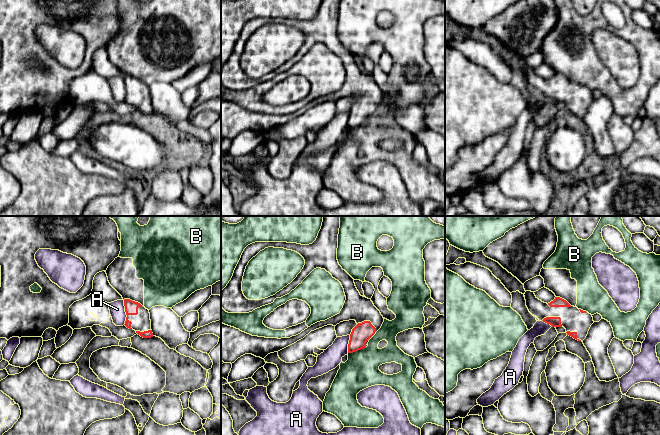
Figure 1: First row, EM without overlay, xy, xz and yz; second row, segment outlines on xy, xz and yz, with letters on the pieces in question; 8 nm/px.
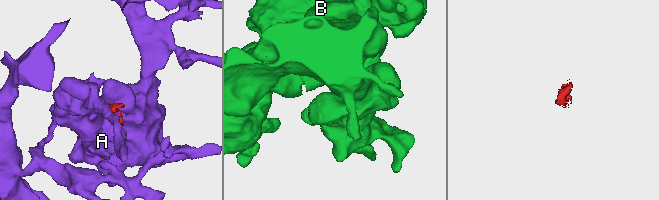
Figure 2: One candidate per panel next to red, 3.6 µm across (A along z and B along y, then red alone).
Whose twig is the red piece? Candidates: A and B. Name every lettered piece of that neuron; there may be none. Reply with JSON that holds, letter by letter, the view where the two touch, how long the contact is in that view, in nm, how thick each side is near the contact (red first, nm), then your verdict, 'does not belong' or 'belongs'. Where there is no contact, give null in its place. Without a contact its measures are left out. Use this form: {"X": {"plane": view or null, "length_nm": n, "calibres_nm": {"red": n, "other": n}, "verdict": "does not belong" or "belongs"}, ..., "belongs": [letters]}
{"A": {"plane": "xy", "length_nm": 200, "calibres_nm": {"red": 110, "other": 130}, "verdict": "does not belong"}, "B": {"plane": "xz", "length_nm": 160, "calibres_nm": {"red": 160, "other": 280}, "verdict": "does not belong"}, "belongs": []}

